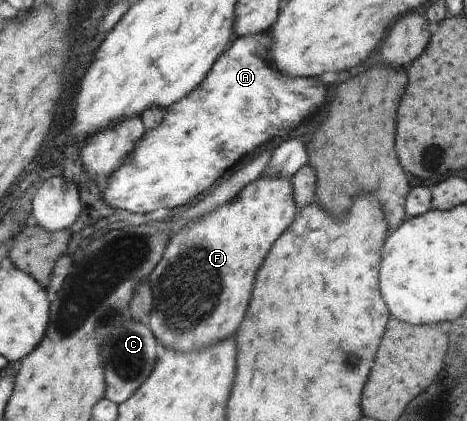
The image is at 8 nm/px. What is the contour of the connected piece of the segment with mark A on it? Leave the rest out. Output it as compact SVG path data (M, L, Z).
M241 36L241 38L234 38L229 43L229 47L225 49L215 61L215 64L211 67L211 70L207 73L207 76L203 79L203 82L199 84L197 88L189 96L185 96L183 100L171 104L166 110L163 117L163 122L153 128L153 130L146 130L143 134L143 138L139 140L137 148L125 160L125 164L121 164L113 174L111 178L108 178L107 187L102 191L101 198L117 210L129 210L129 212L135 212L135 214L149 214L159 210L159 208L179 208L179 206L185 206L192 200L195 200L197 196L202 196L203 192L213 185L216 180L223 177L227 171L234 168L237 162L247 156L247 154L253 154L257 148L261 148L263 144L267 144L269 140L277 140L277 138L283 138L286 133L295 130L299 122L304 122L317 110L317 106L321 106L325 102L325 88L317 84L315 78L305 78L297 76L287 76L277 69L271 61L266 61L259 56L257 50L263 50L261 44L255 40L253 36Z

